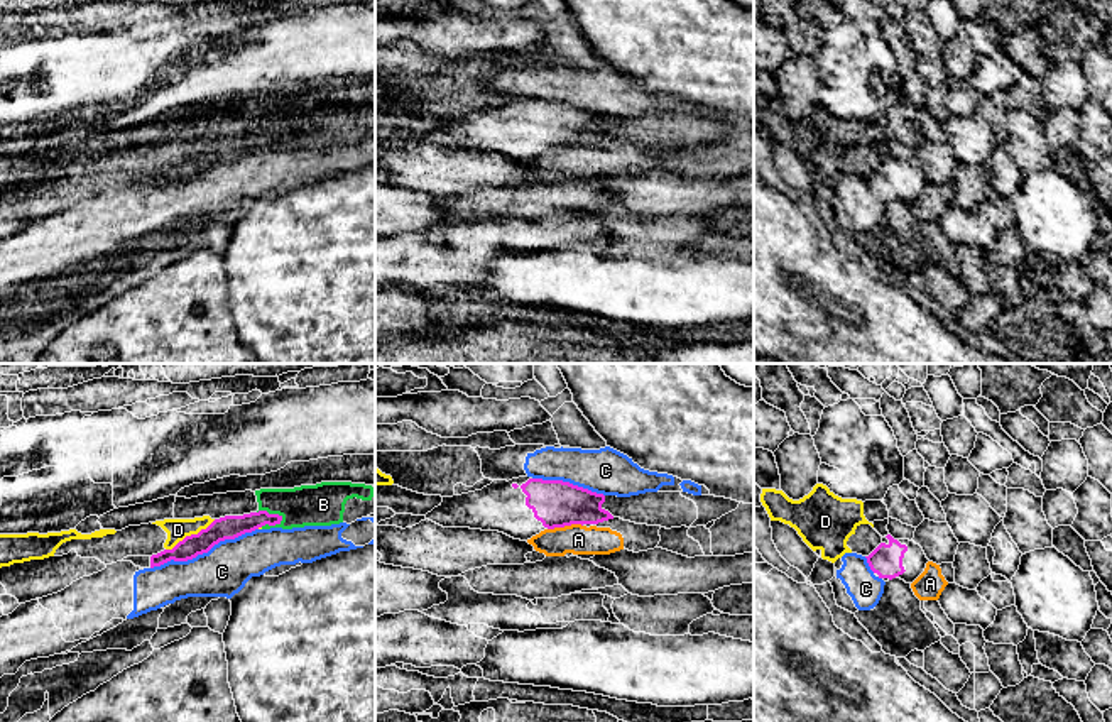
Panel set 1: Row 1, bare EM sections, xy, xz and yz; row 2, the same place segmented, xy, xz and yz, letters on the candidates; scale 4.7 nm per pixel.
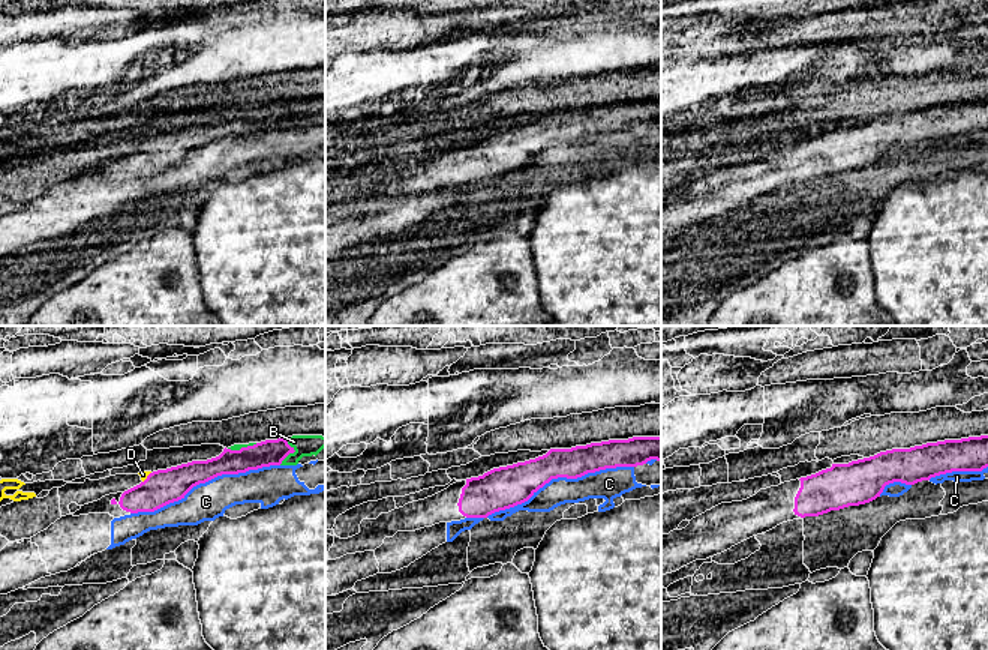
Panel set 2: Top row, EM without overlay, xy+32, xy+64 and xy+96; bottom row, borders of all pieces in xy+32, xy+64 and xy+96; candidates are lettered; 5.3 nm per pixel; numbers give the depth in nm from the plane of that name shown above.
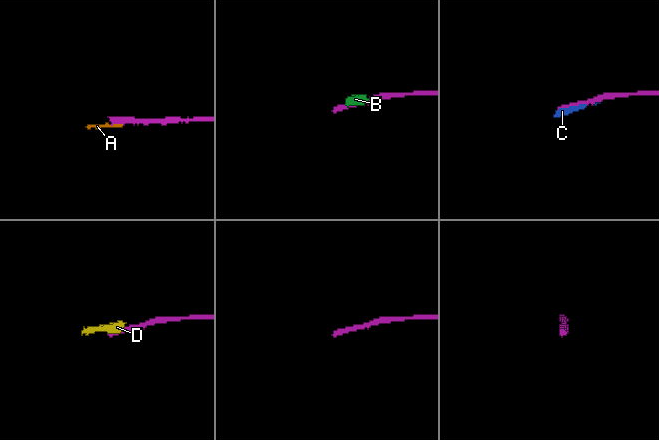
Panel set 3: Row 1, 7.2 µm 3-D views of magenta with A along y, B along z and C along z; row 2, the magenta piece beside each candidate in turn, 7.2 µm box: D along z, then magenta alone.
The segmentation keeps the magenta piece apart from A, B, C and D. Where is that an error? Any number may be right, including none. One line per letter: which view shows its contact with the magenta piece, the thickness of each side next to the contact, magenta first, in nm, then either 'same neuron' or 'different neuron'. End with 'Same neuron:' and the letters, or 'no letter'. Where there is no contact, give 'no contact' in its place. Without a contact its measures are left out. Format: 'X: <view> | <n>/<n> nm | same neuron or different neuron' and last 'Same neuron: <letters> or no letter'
A: xz | 220/140 nm | different neuron
B: xy | 110/200 nm | different neuron
C: xy | 110/240 nm | different neuron
D: xy | 110/100 nm | different neuron
Same neuron: no letter

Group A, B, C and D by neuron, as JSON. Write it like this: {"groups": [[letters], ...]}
{"groups": [["A"], ["B", "D"], ["C"]]}

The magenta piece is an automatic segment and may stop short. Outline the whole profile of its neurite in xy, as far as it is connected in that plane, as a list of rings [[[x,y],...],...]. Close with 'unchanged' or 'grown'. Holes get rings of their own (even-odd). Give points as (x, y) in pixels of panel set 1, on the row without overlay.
[[[267,132],[250,134],[243,137],[225,137],[215,140],[206,150],[198,156],[186,157],[172,171],[164,171],[152,178],[127,178],[122,183],[132,183],[140,189],[161,188],[171,181],[188,183],[198,176],[208,174],[215,166],[225,161],[235,161],[245,154],[252,154],[265,145],[281,145],[282,137],[269,135]]]; grown

